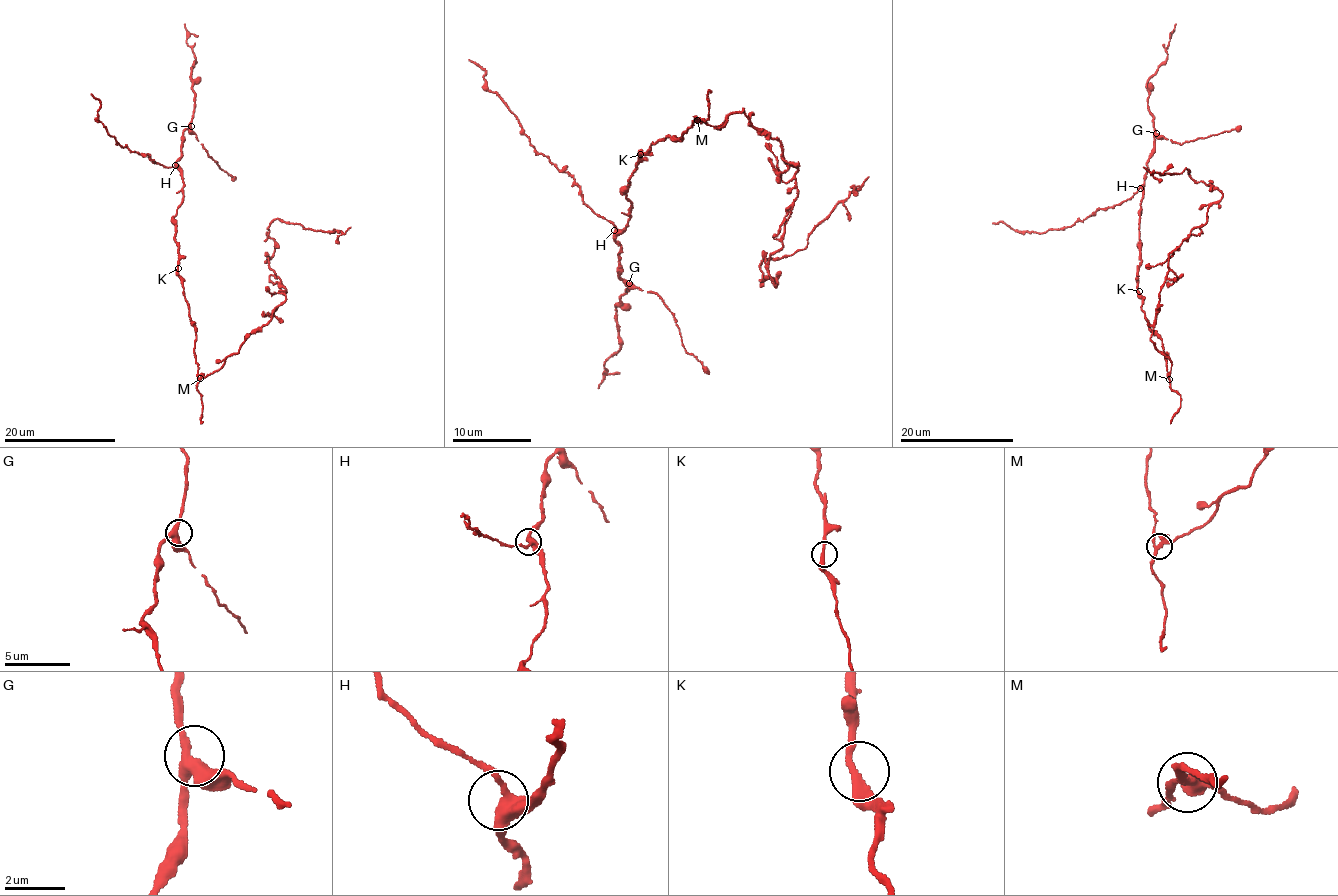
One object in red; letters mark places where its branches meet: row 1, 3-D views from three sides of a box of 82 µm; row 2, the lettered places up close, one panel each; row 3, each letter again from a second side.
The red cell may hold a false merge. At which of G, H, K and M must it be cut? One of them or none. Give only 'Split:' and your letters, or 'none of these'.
Split: M

